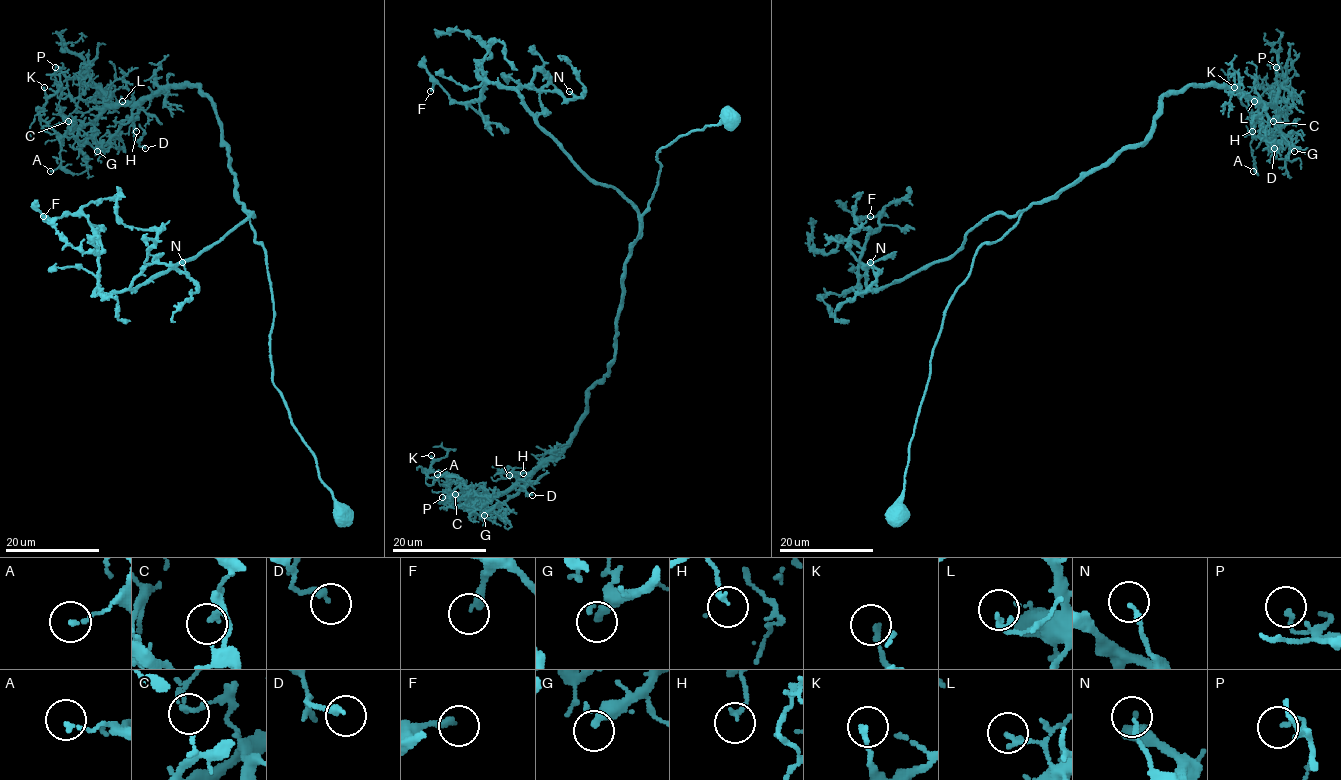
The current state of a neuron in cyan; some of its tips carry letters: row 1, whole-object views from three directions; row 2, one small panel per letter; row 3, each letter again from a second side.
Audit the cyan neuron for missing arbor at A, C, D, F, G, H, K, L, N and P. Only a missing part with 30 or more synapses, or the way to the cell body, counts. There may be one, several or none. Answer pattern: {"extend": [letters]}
{"extend": ["G"]}

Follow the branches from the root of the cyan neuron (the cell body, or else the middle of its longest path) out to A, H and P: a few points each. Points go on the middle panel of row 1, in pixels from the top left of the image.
A: (730, 118), (657, 152), (615, 360), (574, 435), (478, 502), (455, 474), (437, 474)
H: (730, 118), (657, 152), (658, 183), (625, 263), (615, 360), (589, 389), (574, 435), (520, 479), (523, 473)
P: (730, 118), (657, 152), (658, 183), (625, 263), (615, 360), (589, 389), (574, 435), (485, 501), (442, 497)

